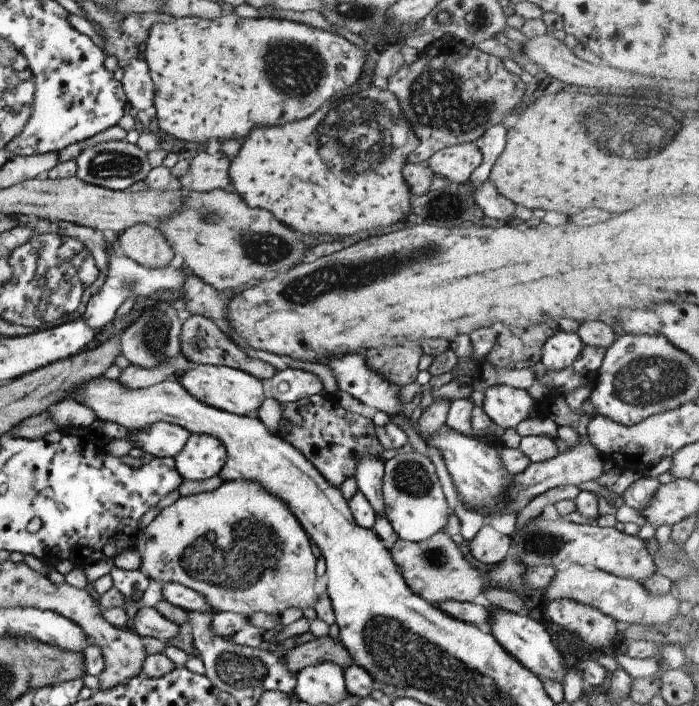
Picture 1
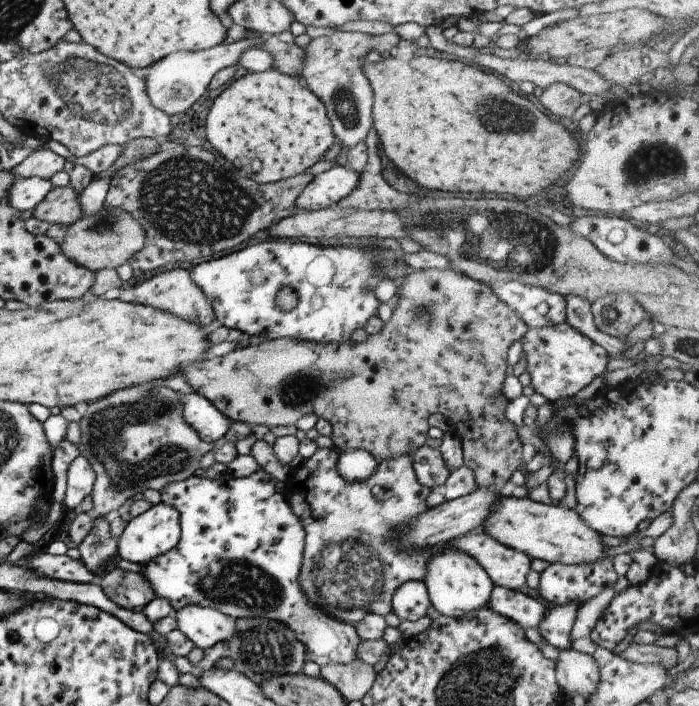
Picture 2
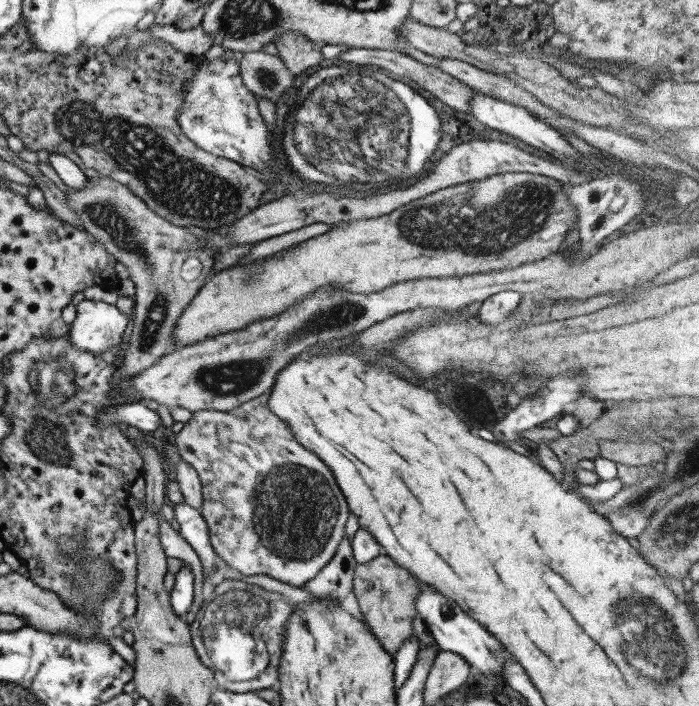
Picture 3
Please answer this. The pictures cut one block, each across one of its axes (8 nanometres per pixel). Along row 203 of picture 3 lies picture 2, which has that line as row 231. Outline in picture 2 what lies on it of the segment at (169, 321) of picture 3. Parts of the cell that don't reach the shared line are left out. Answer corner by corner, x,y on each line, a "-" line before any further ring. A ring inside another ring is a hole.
102,206
91,216
81,216
69,226
66,236
60,244
61,254
75,264
81,264
91,272
99,269
114,269
125,264
135,252
145,246
145,232
139,222
133,220
129,212
121,208

